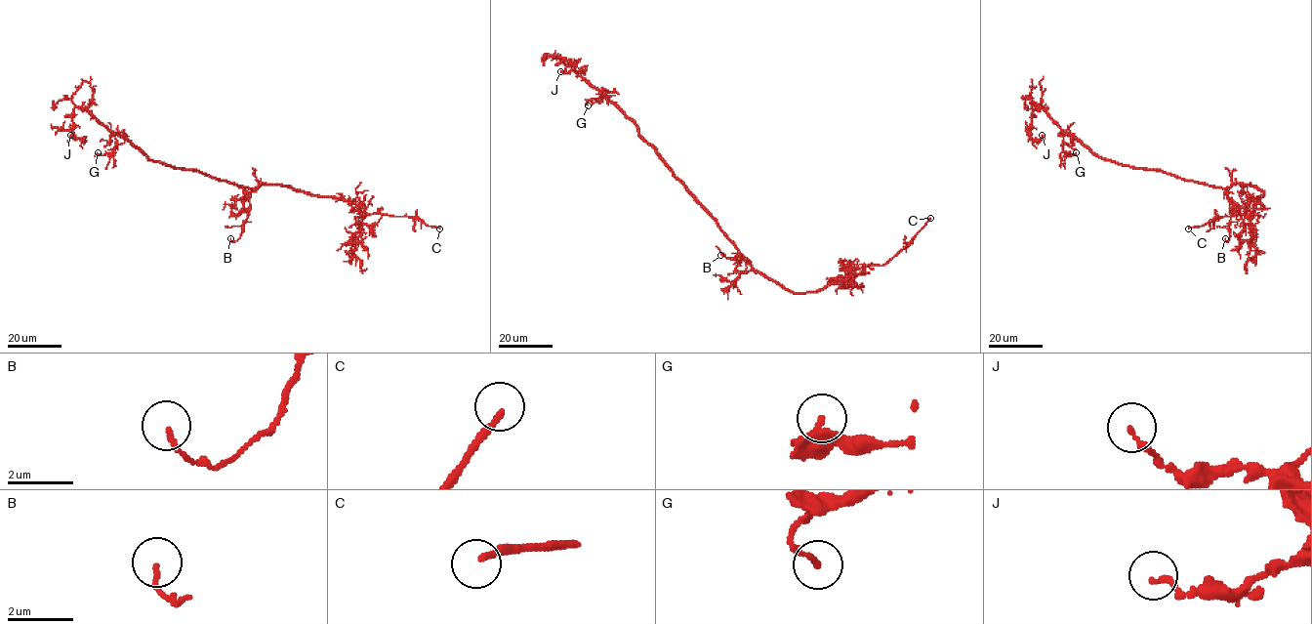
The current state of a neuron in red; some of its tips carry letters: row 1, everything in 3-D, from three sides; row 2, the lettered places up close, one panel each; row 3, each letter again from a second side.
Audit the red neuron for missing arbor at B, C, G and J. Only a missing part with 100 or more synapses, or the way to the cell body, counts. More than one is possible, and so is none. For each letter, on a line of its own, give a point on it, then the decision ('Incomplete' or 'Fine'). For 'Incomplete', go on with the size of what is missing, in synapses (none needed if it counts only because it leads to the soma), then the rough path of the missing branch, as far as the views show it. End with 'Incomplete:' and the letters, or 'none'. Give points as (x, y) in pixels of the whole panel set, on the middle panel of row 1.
B: Place: (720, 255). Fine
C: Place: (930, 218). Incomplete. Course of what is missing: (930, 218), (932, 214), (928, 210), (923, 237), (928, 248), (925, 250)
G: Place: (588, 105). Fine
J: Place: (560, 71). Fine
Incomplete: C

